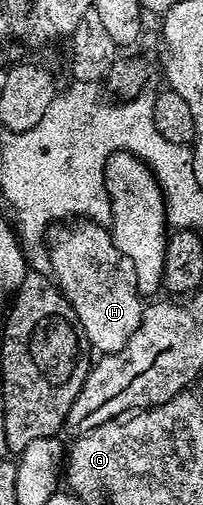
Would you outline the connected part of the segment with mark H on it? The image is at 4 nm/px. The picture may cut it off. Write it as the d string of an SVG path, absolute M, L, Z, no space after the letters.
M86 219L59 228L47 245L52 276L75 311L90 346L101 355L118 353L141 325L143 297L137 292L137 276L115 247L108 228Z

